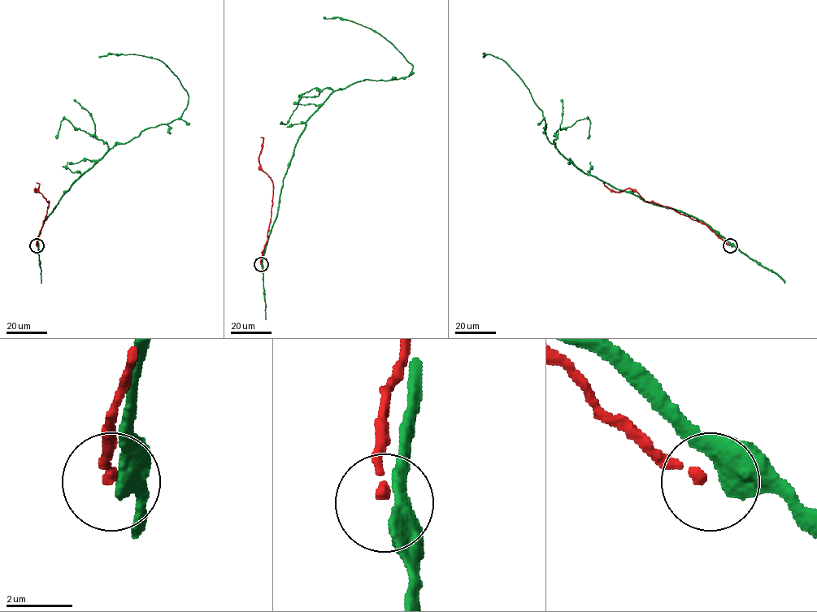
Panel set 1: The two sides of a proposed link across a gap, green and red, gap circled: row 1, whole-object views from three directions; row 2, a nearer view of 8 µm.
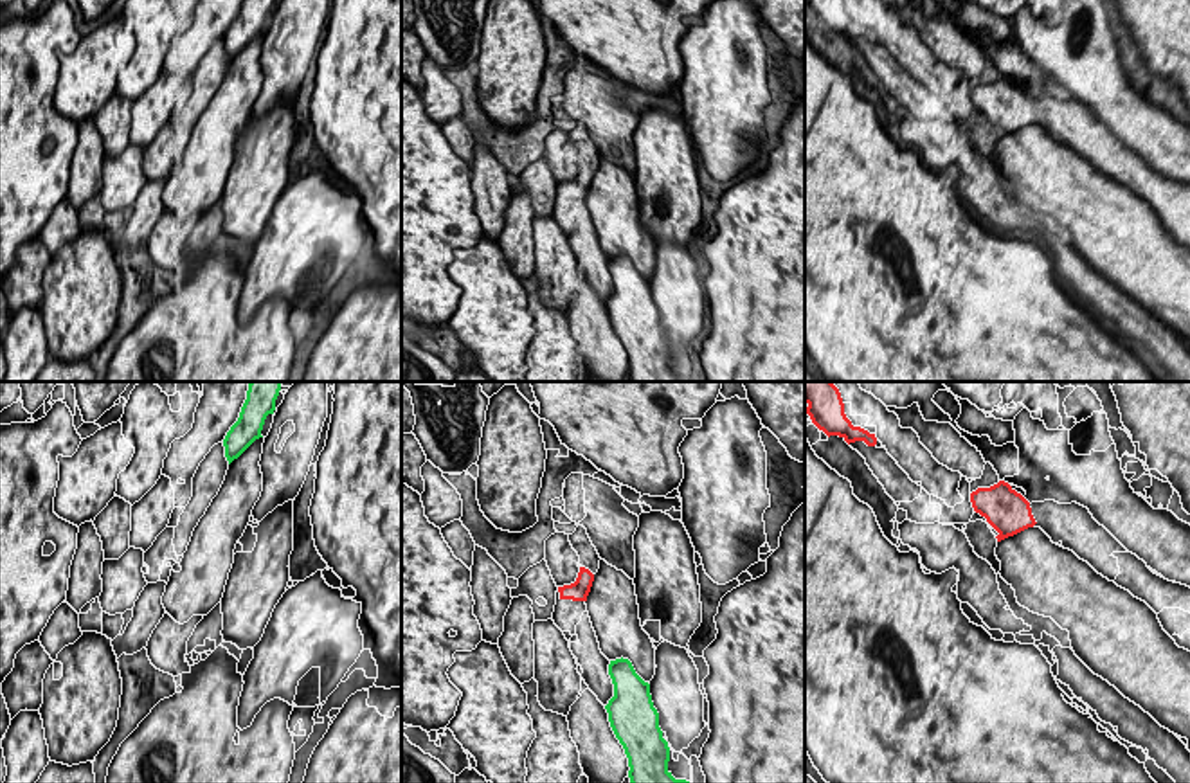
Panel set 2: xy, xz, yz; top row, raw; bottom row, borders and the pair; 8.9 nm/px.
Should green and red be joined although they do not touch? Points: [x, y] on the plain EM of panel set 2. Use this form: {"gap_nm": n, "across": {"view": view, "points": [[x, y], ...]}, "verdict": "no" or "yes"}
{"gap_nm": 600, "across": {"view": "xz", "points": [[611, 258], [585, 197]]}, "verdict": "no"}

